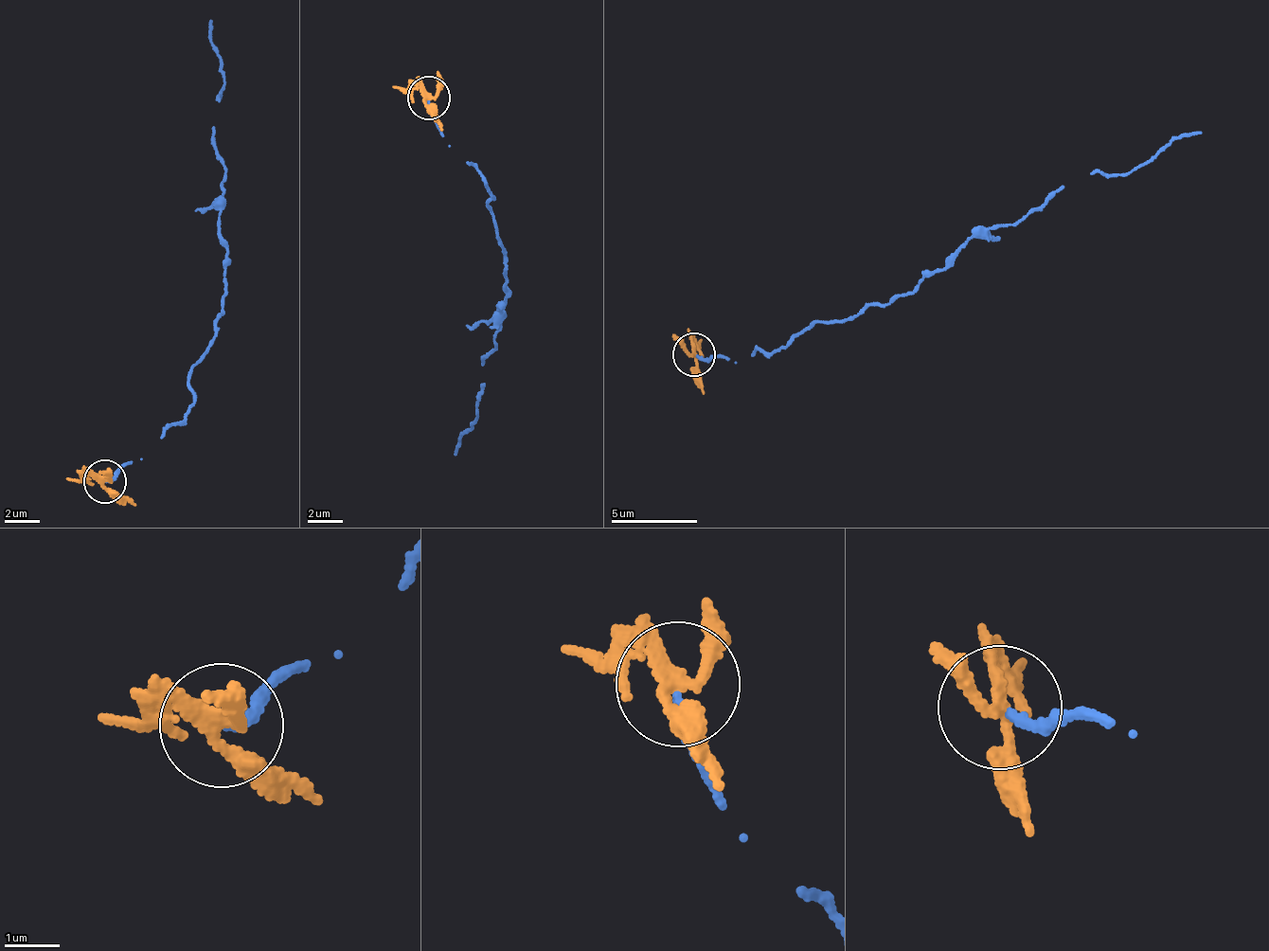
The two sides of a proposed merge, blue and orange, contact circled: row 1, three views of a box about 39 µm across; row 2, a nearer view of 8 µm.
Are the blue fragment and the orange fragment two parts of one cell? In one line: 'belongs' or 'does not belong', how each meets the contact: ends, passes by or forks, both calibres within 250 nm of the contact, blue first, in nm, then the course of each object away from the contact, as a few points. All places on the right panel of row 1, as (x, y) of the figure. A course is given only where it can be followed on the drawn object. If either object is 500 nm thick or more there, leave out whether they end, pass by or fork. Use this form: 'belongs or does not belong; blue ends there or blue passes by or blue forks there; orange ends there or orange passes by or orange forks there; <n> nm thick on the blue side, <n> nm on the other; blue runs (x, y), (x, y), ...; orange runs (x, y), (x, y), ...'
does not belong; blue ends there; orange forks there; 140 nm thick on the blue side, 200 nm on the other; blue runs (696, 354), (735, 363), (820, 320), (884, 308), (1063, 184), (1099, 170), (1128, 176), (1203, 131); orange runs (692, 353), (704, 394)

